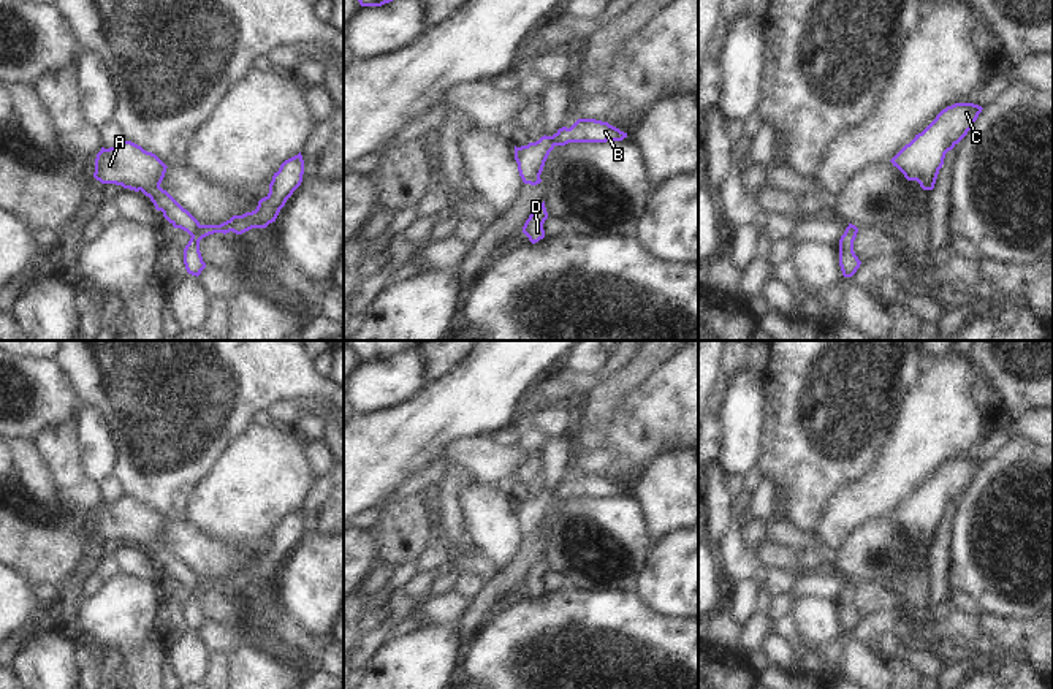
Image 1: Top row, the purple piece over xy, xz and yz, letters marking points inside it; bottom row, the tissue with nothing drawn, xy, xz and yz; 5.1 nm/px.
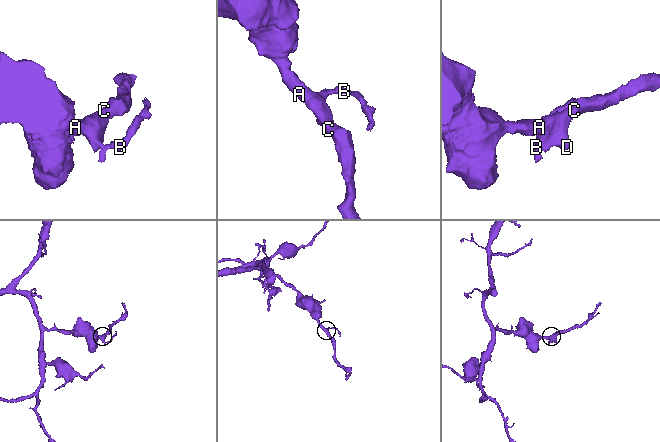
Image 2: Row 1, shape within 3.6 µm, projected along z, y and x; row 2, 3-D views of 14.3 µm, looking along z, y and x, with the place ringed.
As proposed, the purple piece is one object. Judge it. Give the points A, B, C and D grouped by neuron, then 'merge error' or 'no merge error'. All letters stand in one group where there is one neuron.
A C D / B; merge error

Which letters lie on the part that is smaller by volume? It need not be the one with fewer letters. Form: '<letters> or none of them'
B.

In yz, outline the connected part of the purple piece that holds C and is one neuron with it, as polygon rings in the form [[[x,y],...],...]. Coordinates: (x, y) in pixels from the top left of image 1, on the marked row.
[[[974,103],[947,106],[890,162],[907,181],[917,181],[923,190],[933,190],[945,154],[967,135],[982,109]]]

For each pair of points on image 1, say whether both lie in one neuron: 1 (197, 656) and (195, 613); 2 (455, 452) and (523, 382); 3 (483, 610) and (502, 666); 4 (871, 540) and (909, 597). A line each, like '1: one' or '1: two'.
1: one
2: two
3: two
4: one

